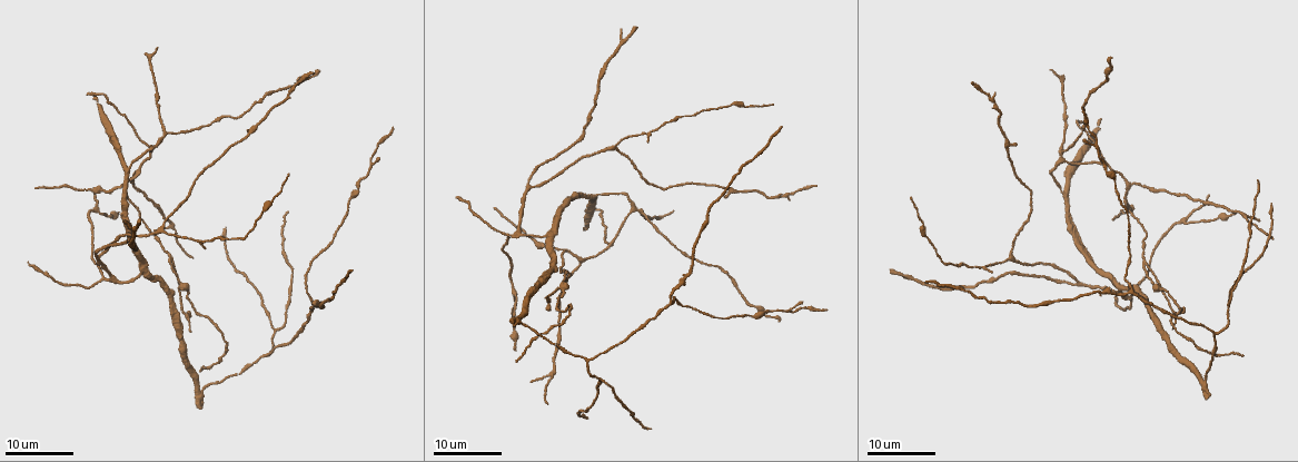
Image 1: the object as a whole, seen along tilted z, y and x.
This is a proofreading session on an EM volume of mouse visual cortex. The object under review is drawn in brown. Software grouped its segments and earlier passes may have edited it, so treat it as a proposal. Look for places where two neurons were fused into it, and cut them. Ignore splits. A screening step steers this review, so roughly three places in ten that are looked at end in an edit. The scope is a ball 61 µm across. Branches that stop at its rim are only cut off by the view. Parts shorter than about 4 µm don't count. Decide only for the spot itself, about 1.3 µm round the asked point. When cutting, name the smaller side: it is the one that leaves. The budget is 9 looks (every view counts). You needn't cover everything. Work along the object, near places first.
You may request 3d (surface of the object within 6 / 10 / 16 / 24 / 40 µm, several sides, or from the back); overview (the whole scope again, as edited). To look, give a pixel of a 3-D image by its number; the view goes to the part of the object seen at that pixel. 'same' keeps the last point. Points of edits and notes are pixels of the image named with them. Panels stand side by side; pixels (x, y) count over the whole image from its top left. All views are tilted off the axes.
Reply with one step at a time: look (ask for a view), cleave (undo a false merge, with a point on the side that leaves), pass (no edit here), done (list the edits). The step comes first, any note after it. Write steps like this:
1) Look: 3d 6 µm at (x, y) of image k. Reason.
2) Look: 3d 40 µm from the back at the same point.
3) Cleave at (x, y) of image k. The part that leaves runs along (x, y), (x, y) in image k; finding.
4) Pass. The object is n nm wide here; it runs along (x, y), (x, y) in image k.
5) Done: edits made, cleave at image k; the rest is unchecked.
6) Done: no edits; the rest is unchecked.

Look: 3d 24 µm at (531, 188) of image 1. Three arms meet.

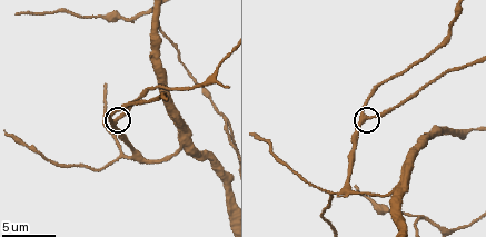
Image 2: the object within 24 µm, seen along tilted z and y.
Look: 3d 6 µm at (365, 119) of image 2.

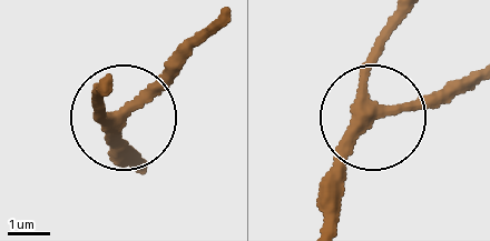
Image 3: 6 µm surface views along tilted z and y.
Pass. The object is 270 nm wide here; it runs along (327, 217), (327, 176), (370, 104), (365, 61), (386, 23) in image 3; continuous, no second neuron.

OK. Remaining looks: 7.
Look: 3d 6 µm at (121, 154) of image 2. Arms part here.

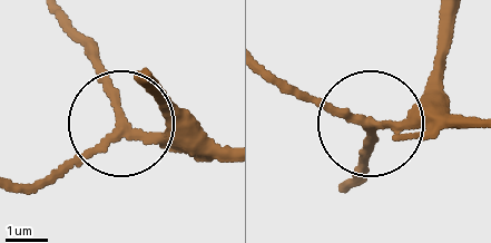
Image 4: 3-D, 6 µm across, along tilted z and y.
Pass. It runs along (475, 123), (357, 125), (277, 81) in image 4; all the same neuron.

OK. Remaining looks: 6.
Look: 3d 16 µm at (173, 261) of image 1. Thick turns thin.

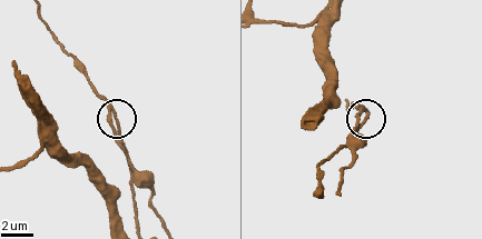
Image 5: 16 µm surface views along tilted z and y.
Look: 3d 6 µm at (116, 122) of image 5.

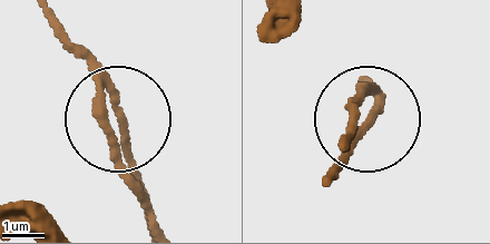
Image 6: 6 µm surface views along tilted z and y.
Look: 3d 6 µm from the back at (371, 117) of image 6.

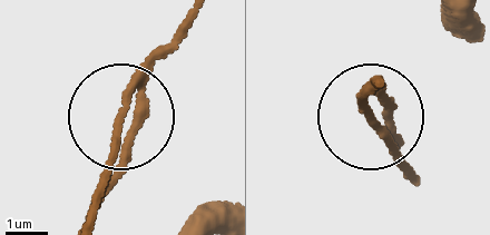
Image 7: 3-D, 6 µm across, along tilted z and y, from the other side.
Cleave at (129, 139) of image 7. A second neuron is stuck on.

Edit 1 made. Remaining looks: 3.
Look: overview.

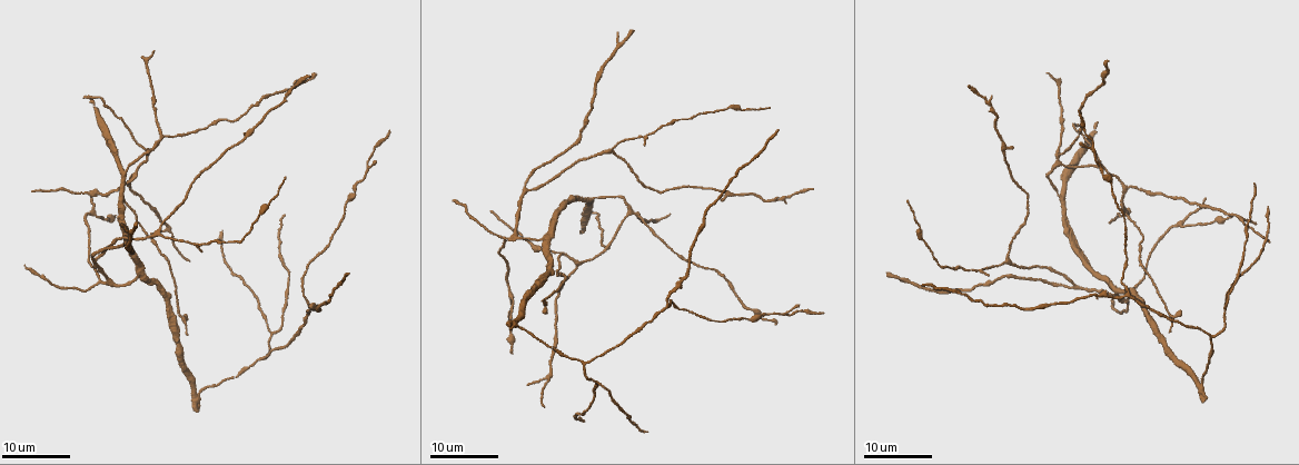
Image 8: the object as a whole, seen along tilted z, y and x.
Look: 3d 16 µm at (578, 267) of image 8. Three-way junction.

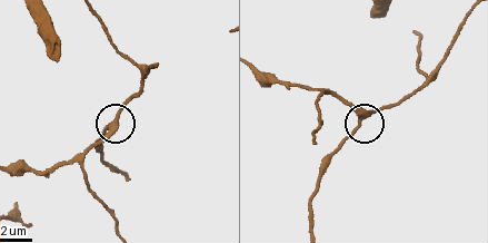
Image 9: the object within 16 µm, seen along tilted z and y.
Look: 3d 10 µm at (361, 122) of image 9.

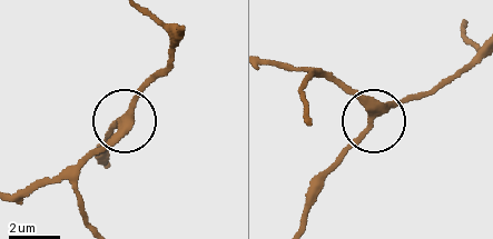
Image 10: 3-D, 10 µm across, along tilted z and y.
Pass. 3 arms meet here; it runs along (184, 31), (125, 119), (97, 145) in image 10; all the same neuron.

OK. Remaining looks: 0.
Done: edits made, cleave at image 7; the rest is unchecked.

